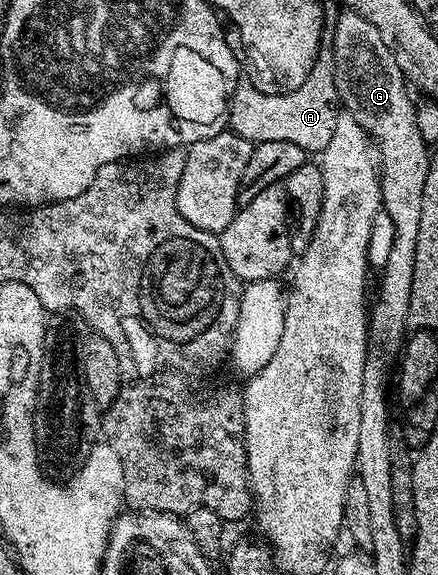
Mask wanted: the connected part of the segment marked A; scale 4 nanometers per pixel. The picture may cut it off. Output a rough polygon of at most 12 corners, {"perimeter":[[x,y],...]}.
{"perimeter":[[316,59],[289,94],[237,86],[231,133],[319,152],[334,136],[336,65]]}

